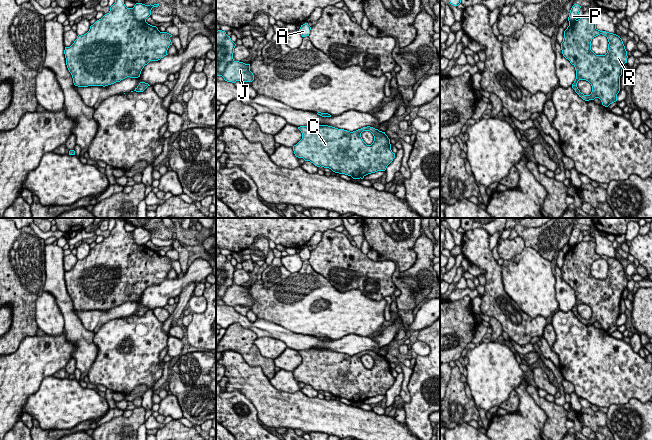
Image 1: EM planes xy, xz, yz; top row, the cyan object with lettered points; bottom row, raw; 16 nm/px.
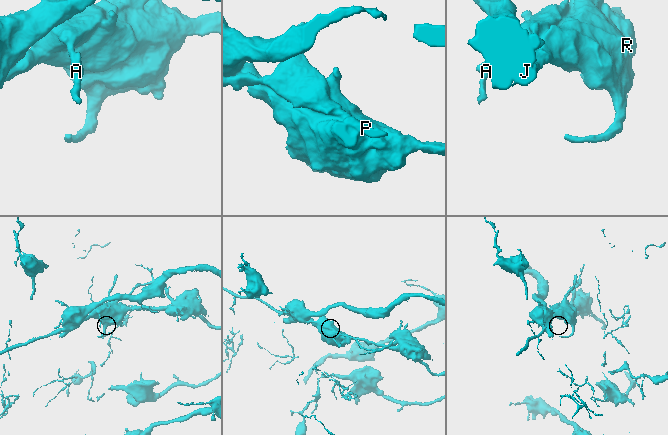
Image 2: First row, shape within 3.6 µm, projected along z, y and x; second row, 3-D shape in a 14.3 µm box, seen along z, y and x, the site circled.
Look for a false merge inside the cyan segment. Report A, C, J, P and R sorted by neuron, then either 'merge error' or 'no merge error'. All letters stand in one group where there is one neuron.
A C J P R; no merge error

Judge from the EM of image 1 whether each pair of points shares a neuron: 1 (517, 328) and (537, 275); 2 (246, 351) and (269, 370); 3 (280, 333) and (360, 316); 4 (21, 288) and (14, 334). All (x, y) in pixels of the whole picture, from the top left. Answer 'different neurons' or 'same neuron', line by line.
1: different neurons
2: same neuron
3: different neurons
4: same neuron

